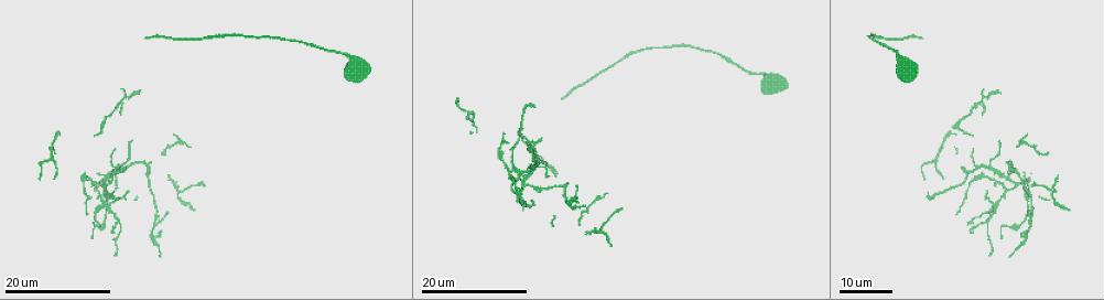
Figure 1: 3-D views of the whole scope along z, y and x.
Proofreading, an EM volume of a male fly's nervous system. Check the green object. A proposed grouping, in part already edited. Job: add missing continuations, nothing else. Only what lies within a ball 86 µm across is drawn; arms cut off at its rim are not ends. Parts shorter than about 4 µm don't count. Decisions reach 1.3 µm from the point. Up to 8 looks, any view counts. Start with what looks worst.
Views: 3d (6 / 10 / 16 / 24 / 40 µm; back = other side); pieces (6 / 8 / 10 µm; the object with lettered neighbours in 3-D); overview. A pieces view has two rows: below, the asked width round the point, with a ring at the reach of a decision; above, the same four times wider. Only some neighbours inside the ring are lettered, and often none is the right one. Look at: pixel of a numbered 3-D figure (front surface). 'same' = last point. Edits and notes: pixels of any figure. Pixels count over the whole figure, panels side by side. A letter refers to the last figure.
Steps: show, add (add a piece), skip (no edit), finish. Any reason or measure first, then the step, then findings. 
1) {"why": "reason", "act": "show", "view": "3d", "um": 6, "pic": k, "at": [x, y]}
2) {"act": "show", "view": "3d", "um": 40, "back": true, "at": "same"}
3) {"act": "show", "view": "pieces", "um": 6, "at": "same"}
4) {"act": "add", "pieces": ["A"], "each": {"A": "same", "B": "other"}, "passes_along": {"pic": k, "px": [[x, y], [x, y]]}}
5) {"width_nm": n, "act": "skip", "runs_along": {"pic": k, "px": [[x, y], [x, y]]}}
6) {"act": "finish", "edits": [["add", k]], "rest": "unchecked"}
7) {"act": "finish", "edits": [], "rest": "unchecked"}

{"why": "branch stops here", "act": "show", "view": "3d", "um": 24, "pic": 1, "at": [620, 207]}

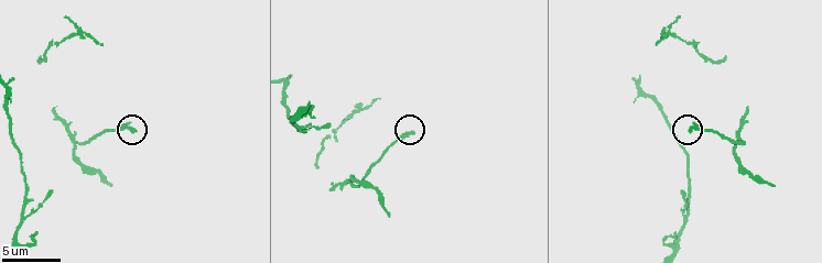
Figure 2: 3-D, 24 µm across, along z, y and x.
{"why": "see the neighbours", "act": "show", "view": "pieces", "um": 6, "pic": 2, "at": [411, 130]}

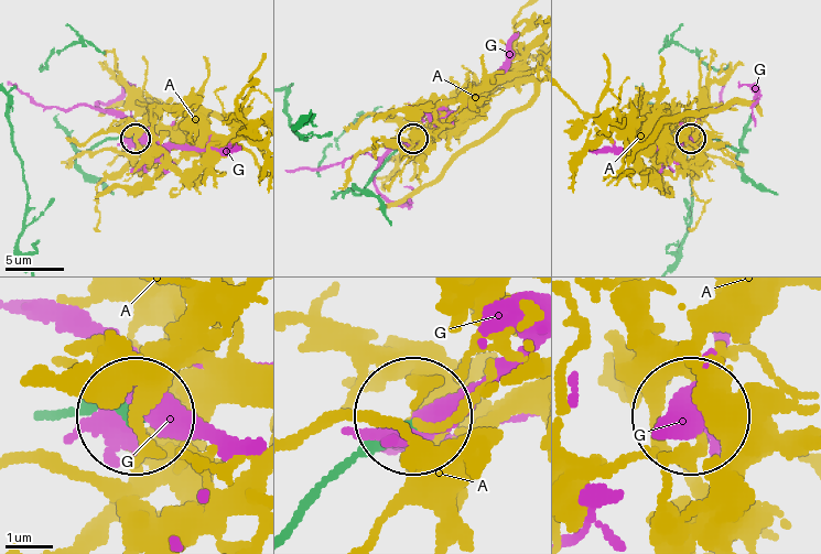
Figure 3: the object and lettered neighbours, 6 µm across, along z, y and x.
{"act": "skip", "each": {"A": "other", "G": "other"}, "found": "no lettered piece goes on from it"}

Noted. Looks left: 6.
{"why": "an open end", "act": "show", "view": "3d", "um": 16, "pic": 1, "at": [962, 168]}

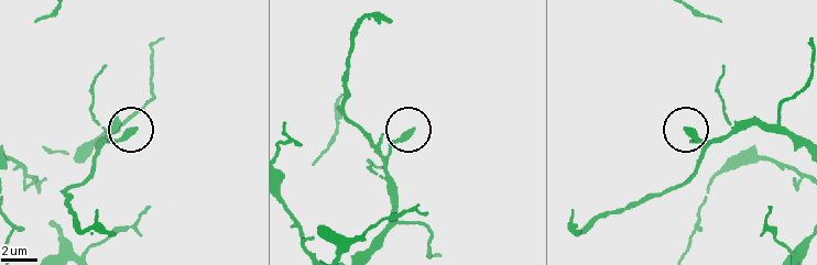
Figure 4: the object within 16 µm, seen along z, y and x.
{"act": "show", "view": "3d", "um": 6, "pic": 4, "at": [685, 132]}

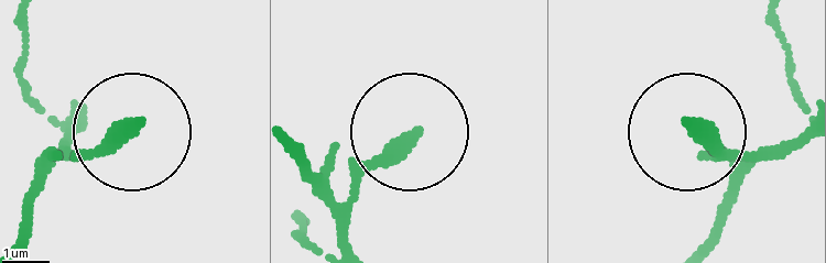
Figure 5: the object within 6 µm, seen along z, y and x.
{"why": "what lies round it", "act": "show", "view": "pieces", "um": 10, "pic": 5, "at": [693, 126]}

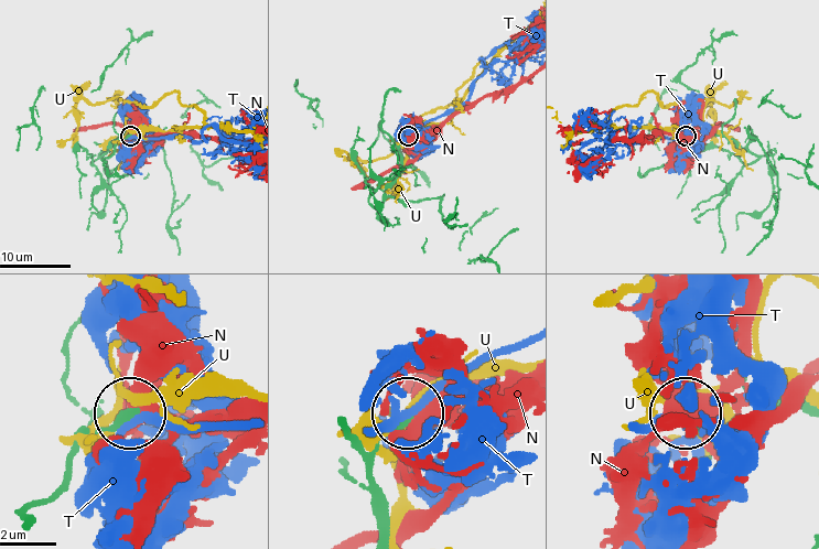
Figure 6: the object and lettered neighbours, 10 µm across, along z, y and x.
{"act": "skip", "each": {"N": "other", "T": "other", "U": "other"}, "found": "no lettered piece goes on from it"}

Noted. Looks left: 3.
{"why": "tapers out", "act": "show", "view": "3d", "um": 24, "pic": 1, "at": [1001, 141]}

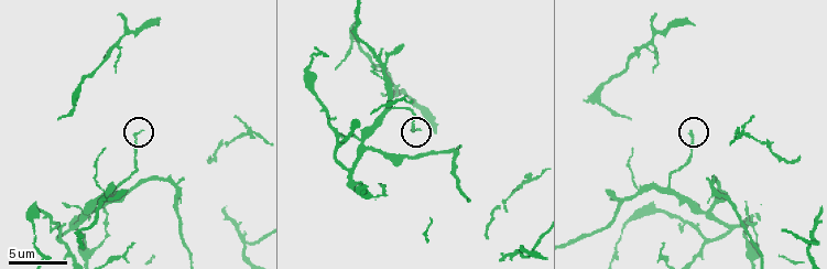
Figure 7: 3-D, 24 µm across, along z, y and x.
{"act": "show", "view": "pieces", "um": 8, "pic": 7, "at": [140, 130]}

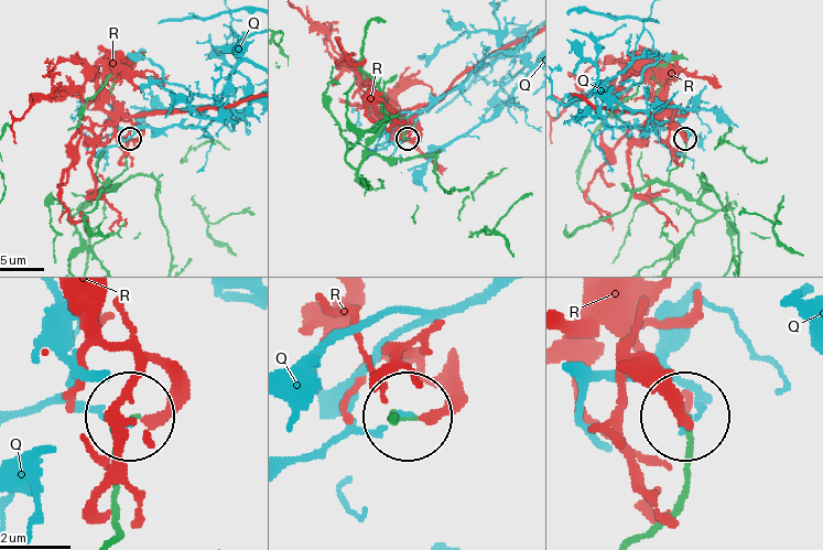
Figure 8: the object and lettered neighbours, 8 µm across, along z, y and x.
{"act": "skip", "each": {"Q": "other", "R": "other"}, "found": "no lettered piece goes on from it"}

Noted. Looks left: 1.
{"why": "an open end", "act": "show", "view": "pieces", "um": 8, "pic": 7, "at": [729, 146]}

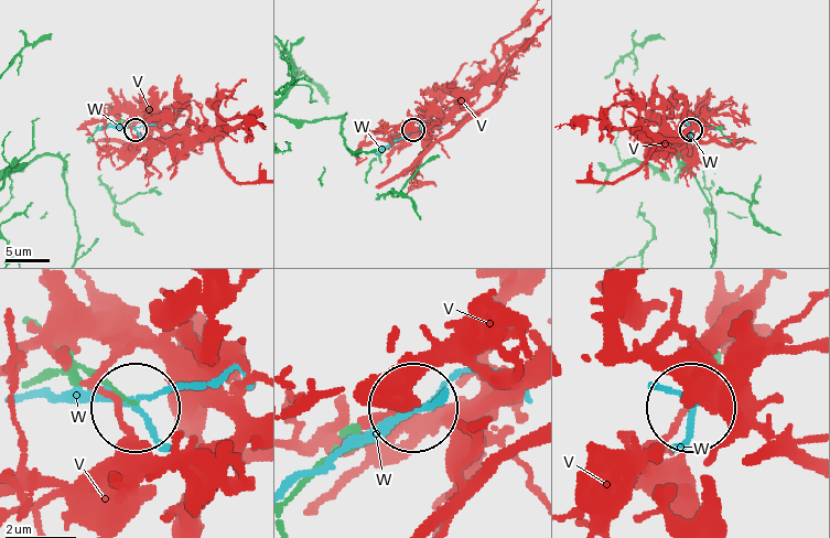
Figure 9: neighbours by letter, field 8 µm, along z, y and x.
{"act": "skip", "each": {"V": "other", "W": "other"}, "found": "none of them fits"}

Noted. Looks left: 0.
{"act": "finish", "edits": [], "rest": "unchecked"}

